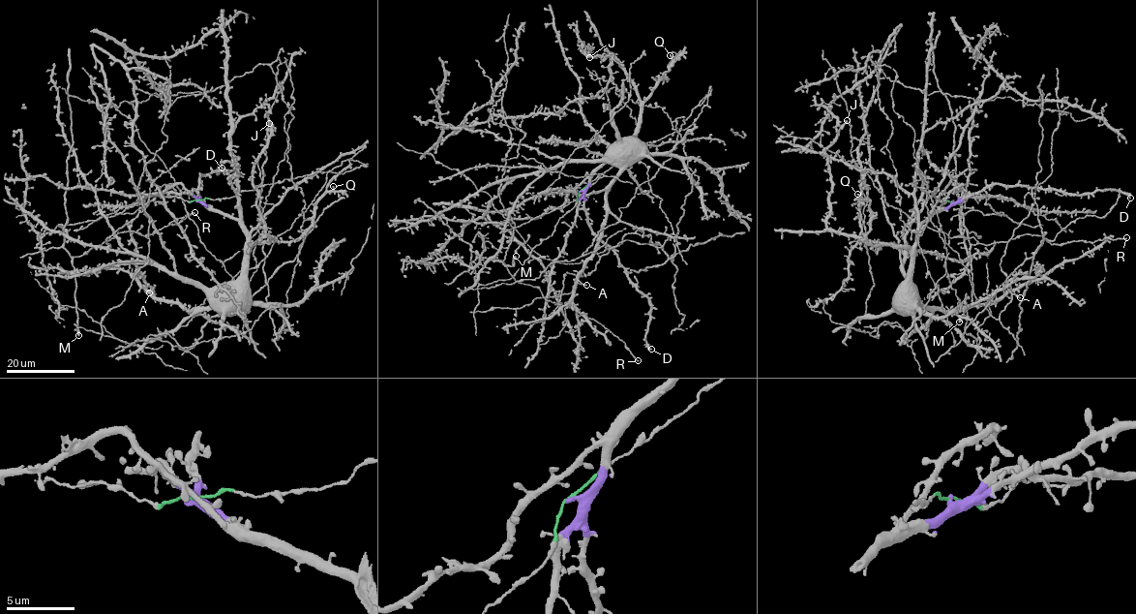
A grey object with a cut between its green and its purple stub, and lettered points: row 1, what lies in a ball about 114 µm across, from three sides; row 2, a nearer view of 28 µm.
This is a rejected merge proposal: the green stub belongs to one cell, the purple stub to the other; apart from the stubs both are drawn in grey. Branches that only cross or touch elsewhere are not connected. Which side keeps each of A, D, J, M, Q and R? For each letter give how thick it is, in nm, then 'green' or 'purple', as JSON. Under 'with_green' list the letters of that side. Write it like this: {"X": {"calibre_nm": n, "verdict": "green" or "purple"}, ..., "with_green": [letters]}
{"A": {"calibre_nm": 240, "verdict": "purple"}, "D": {"calibre_nm": 190, "verdict": "purple"}, "J": {"calibre_nm": 240, "verdict": "purple"}, "M": {"calibre_nm": 420, "verdict": "green"}, "Q": {"calibre_nm": 240, "verdict": "purple"}, "R": {"calibre_nm": 180, "verdict": "green"}, "with_green": ["M", "R"]}

